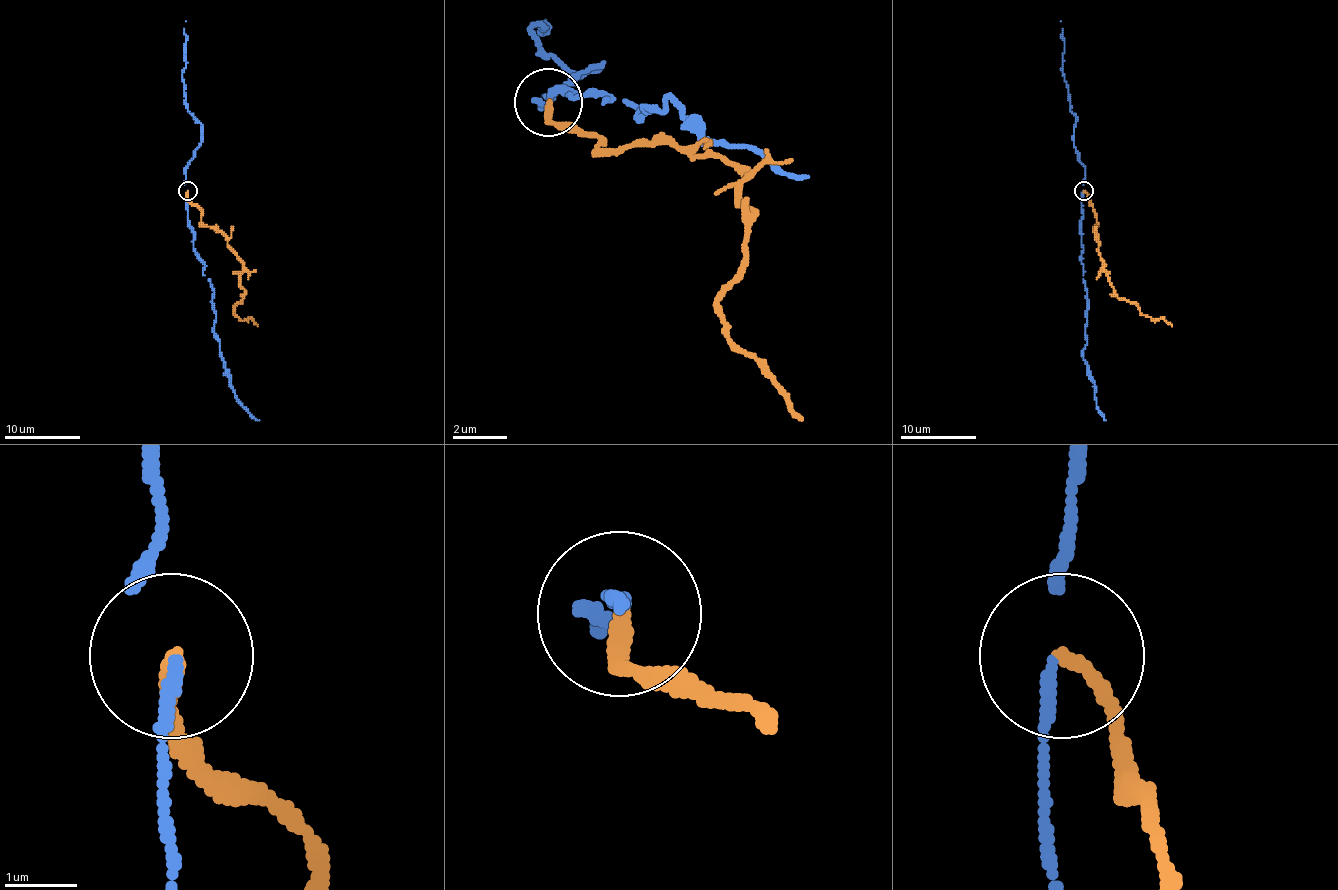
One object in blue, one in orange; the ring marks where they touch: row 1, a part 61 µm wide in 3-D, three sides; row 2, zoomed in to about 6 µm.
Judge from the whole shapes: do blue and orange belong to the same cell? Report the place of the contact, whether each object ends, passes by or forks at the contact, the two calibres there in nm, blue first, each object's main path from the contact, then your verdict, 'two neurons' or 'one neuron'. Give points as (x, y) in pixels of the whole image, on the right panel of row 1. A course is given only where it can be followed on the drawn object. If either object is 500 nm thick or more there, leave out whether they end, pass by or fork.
(1084, 191) | blue passes by | orange ends | 120/200 nm | blue via (1083, 190), (1081, 247), (1087, 292), (1087, 343), (1083, 356), (1104, 420) | orange via (1083, 190), (1094, 211), (1094, 232), (1109, 285), (1117, 296), (1132, 301), (1141, 313), (1172, 326) | two neurons

